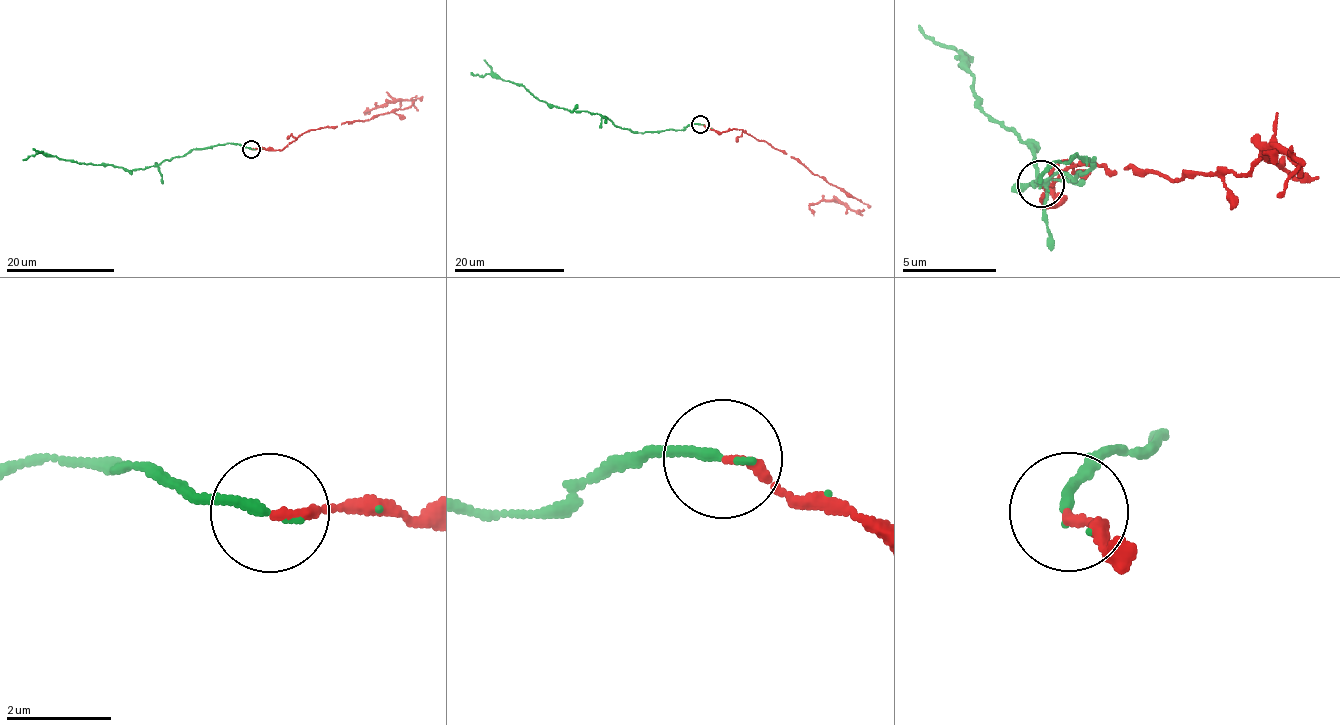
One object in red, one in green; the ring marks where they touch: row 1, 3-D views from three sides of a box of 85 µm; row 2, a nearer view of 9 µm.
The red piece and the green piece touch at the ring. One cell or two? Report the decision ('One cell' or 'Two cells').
One cell

